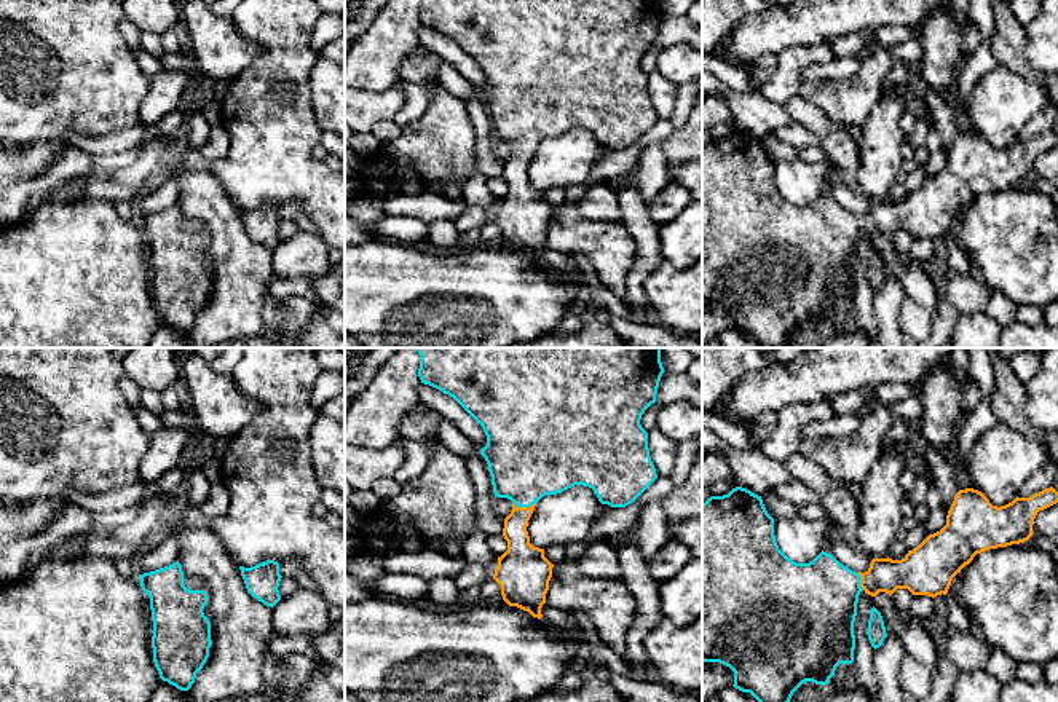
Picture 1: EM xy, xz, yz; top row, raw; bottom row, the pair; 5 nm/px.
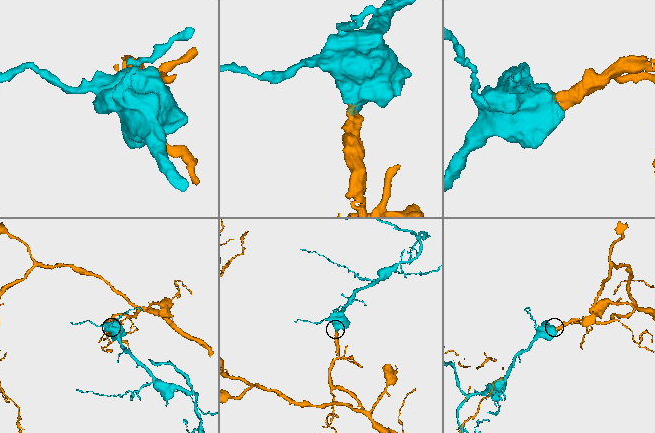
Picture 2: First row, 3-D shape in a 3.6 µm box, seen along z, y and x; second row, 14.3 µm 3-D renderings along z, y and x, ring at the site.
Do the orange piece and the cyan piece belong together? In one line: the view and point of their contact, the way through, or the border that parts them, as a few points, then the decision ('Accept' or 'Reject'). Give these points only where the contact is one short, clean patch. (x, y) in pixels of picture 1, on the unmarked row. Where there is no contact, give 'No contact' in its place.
Touches orange at xz (524, 150). Path across: xz (521, 200), (519, 158), (524, 150), (528, 101). Accept

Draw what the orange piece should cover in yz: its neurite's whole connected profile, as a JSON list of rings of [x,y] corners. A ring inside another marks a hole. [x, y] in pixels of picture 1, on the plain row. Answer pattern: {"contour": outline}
{"contour": [[[736,129],[728,137],[723,139],[710,139],[702,147],[702,305],[720,305],[729,310],[734,314],[734,330],[742,335],[750,335],[761,348],[788,348],[793,335],[806,324],[812,324],[815,327],[827,327],[830,321],[835,317],[835,313],[839,306],[852,306],[854,305],[854,292],[855,292],[855,278],[854,278],[854,265],[857,258],[857,246],[859,238],[863,233],[865,236],[876,239],[879,235],[886,235],[892,238],[897,231],[908,231],[913,238],[946,238],[951,228],[953,220],[961,215],[961,212],[969,207],[977,196],[981,196],[989,191],[1007,190],[1012,187],[1020,187],[1028,183],[1032,179],[1034,161],[1039,153],[1044,153],[1058,145],[1058,134],[1050,129],[1042,132],[1029,140],[1015,140],[1012,145],[1005,148],[993,148],[989,142],[978,132],[965,131],[959,132],[954,139],[954,144],[946,158],[946,168],[929,177],[918,190],[908,193],[908,196],[902,203],[892,201],[873,201],[870,211],[865,215],[855,215],[839,206],[831,196],[820,195],[809,206],[796,206],[788,201],[777,188],[774,179],[774,161],[768,156],[761,139],[752,136],[747,131]]]}

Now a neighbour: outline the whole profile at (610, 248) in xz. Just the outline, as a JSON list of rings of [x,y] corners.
[[[554,219],[549,223],[549,233],[546,236],[546,247],[554,252],[562,254],[584,254],[589,257],[594,271],[600,281],[619,298],[622,298],[629,306],[629,319],[634,317],[630,303],[627,300],[626,278],[635,260],[637,243],[624,227],[618,222],[595,222],[595,220],[568,220]]]

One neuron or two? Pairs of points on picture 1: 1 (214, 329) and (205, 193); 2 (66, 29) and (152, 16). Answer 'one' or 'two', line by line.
1: one
2: two

